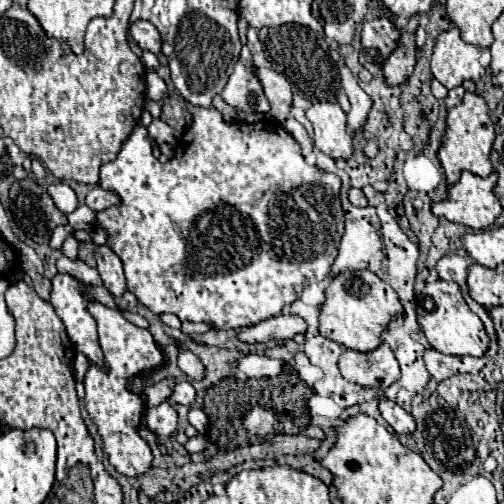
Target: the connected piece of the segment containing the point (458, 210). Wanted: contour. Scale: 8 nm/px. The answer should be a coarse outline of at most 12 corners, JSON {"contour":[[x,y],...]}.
{"contour":[[463,172],[433,214],[473,230],[493,226],[503,206],[487,178]]}

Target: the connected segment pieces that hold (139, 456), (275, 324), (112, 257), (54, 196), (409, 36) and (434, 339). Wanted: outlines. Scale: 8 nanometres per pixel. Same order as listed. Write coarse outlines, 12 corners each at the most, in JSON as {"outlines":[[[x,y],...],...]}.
{"outlines":[[[97,300],[103,366],[83,402],[119,474],[149,472],[147,404],[129,380],[165,358],[151,332]],[[285,314],[239,332],[243,342],[291,340],[303,334],[301,316]],[[107,244],[95,246],[97,272],[113,296],[121,296],[125,274]],[[65,182],[47,186],[47,194],[63,214],[77,208],[77,196]],[[413,16],[383,66],[391,86],[401,84],[415,68]],[[457,282],[427,284],[417,320],[427,342],[483,356],[489,336]]]}

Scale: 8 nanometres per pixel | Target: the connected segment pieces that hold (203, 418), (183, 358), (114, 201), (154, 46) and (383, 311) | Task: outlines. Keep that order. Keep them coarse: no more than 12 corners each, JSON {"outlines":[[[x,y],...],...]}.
{"outlines":[[[189,410],[189,424],[201,434],[207,432],[209,418],[203,410]],[[179,350],[177,364],[193,380],[205,378],[205,366],[193,352]],[[95,186],[85,204],[95,210],[107,210],[119,204],[119,196]],[[147,20],[129,24],[129,36],[141,50],[161,52],[161,36]],[[371,270],[335,276],[319,332],[357,352],[403,314]]]}

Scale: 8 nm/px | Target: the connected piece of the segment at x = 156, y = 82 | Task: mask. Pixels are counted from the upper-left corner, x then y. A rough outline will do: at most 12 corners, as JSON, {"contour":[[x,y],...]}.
{"contour":[[155,70],[147,72],[147,98],[159,102],[167,92]]}

